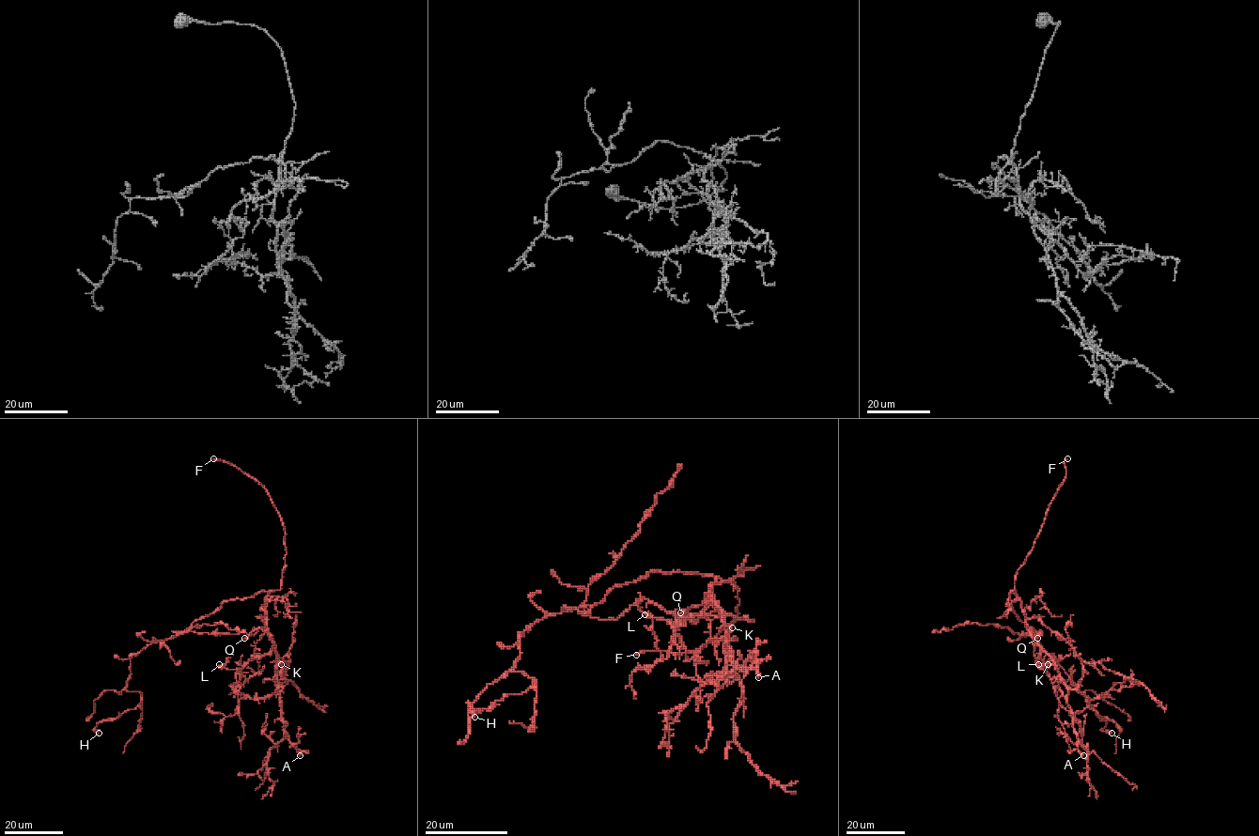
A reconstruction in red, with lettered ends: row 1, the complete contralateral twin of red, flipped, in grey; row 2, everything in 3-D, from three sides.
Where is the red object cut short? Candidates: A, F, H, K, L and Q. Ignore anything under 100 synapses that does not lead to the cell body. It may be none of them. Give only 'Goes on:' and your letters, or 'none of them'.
Goes on: A, F

